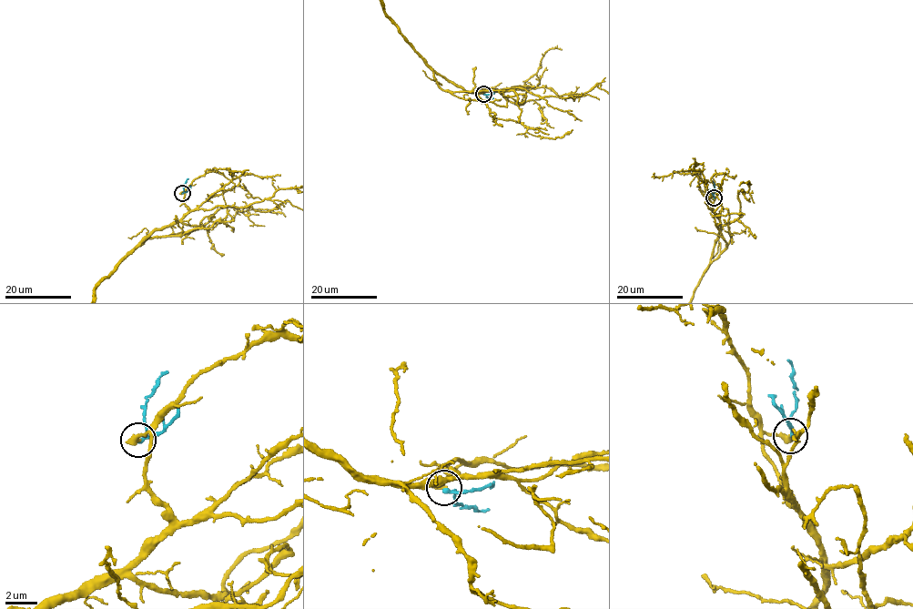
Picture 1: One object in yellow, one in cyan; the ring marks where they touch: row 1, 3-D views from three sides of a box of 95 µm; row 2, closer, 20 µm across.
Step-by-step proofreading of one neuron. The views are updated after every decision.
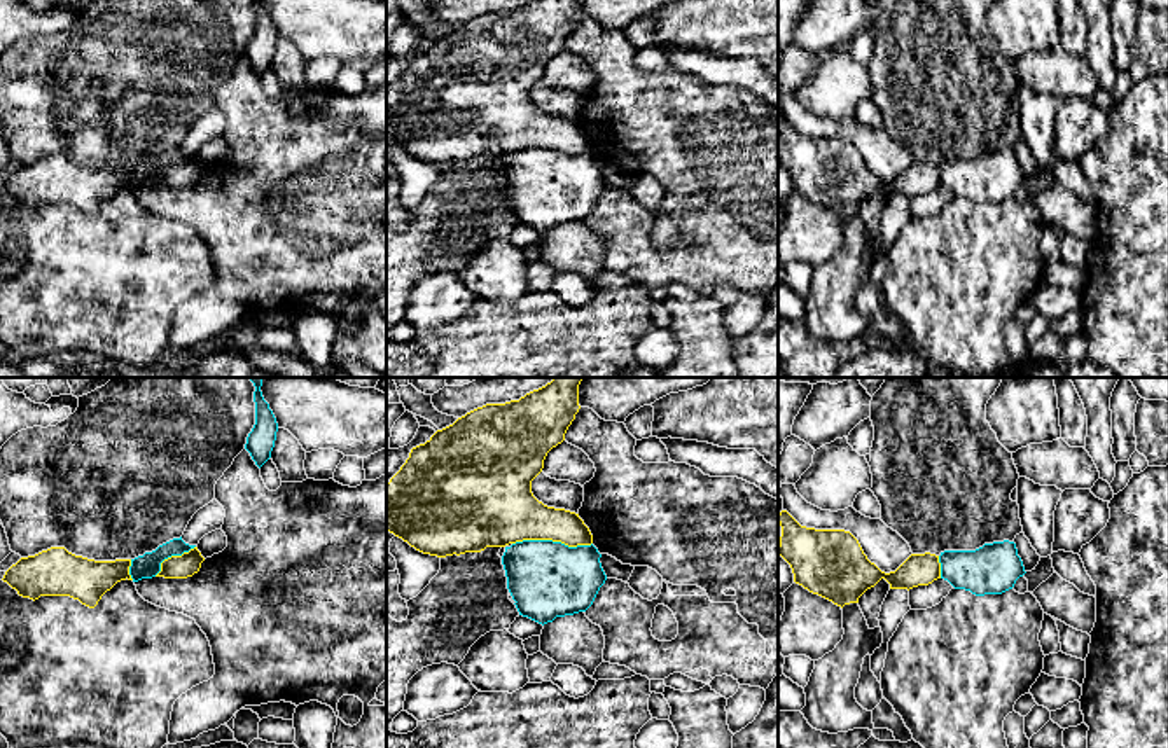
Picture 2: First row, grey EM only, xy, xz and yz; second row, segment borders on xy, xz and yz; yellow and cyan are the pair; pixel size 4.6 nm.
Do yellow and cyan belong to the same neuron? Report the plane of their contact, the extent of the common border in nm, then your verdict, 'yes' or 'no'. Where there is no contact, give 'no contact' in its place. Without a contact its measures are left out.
meets yellow in xz; contact 360 nm long; no

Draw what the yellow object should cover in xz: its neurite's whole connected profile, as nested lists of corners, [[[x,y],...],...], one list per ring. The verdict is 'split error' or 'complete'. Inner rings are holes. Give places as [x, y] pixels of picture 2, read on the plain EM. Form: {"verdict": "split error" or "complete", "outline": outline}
{"verdict": "complete", "outline": [[[530,0],[519,9],[486,12],[453,33],[437,38],[386,93],[386,140],[423,163],[446,166],[505,156],[523,149],[553,149],[568,156],[591,154],[593,143],[579,122],[547,115],[532,101],[532,89],[542,80],[547,61],[565,49],[579,21],[579,0]]]}

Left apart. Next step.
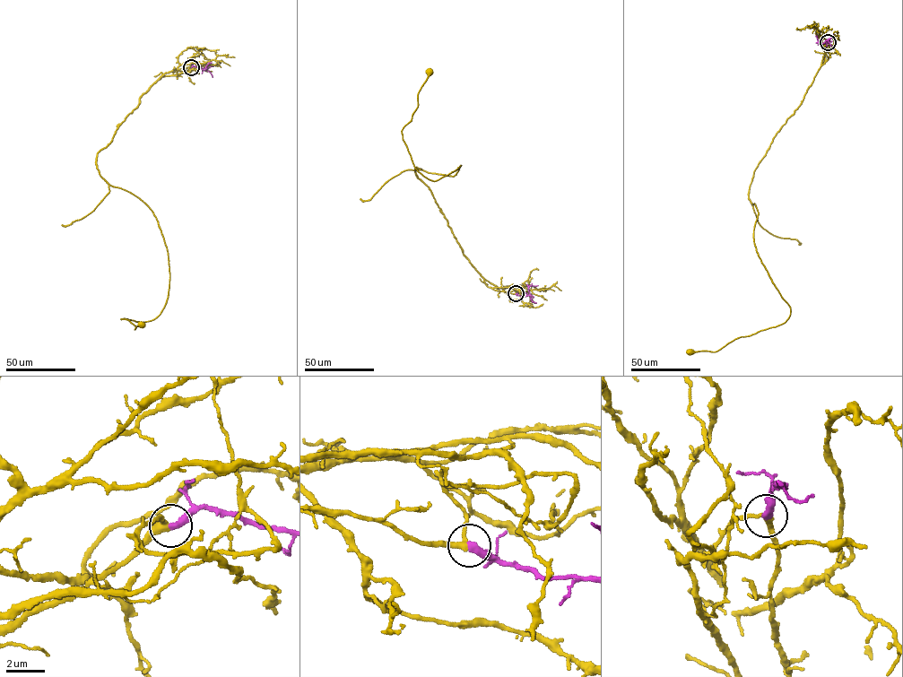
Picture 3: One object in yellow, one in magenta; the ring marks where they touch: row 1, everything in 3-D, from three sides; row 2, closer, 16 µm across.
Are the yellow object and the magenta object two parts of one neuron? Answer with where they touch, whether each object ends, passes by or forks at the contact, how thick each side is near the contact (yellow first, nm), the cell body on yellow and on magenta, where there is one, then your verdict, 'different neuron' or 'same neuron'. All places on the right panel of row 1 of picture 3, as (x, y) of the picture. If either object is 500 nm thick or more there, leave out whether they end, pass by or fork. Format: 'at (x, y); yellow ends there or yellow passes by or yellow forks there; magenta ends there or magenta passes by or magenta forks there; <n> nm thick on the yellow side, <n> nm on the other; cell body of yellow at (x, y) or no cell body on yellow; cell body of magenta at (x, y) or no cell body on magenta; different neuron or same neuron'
at (828, 42); yellow passes by; magenta ends there; 300 nm thick on the yellow side, 400 nm on the other; cell body of yellow at (690, 351); no cell body on magenta; same neuron

